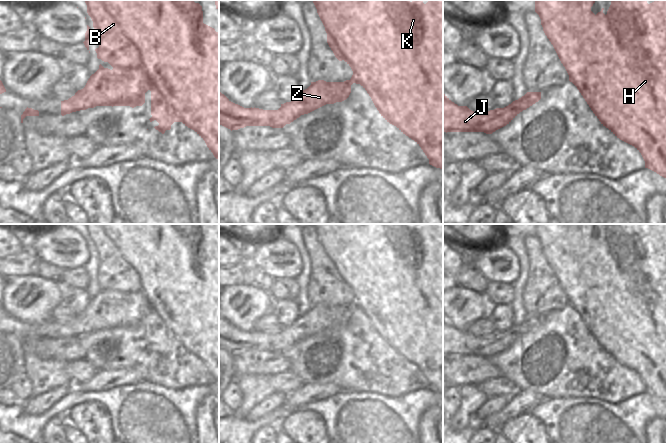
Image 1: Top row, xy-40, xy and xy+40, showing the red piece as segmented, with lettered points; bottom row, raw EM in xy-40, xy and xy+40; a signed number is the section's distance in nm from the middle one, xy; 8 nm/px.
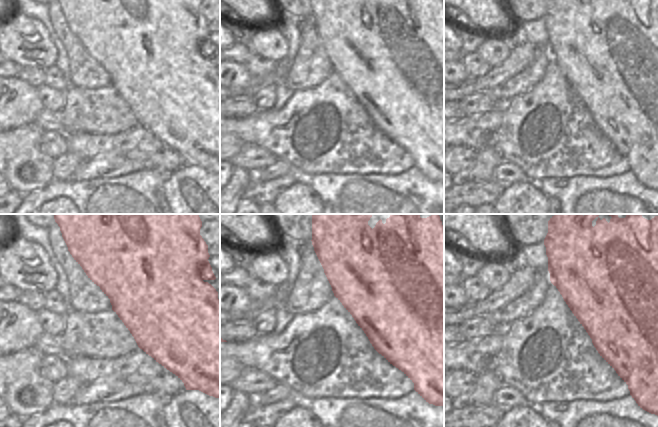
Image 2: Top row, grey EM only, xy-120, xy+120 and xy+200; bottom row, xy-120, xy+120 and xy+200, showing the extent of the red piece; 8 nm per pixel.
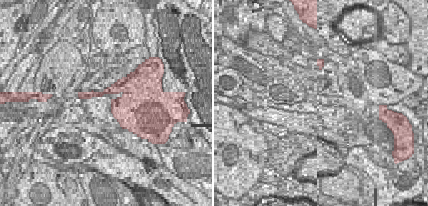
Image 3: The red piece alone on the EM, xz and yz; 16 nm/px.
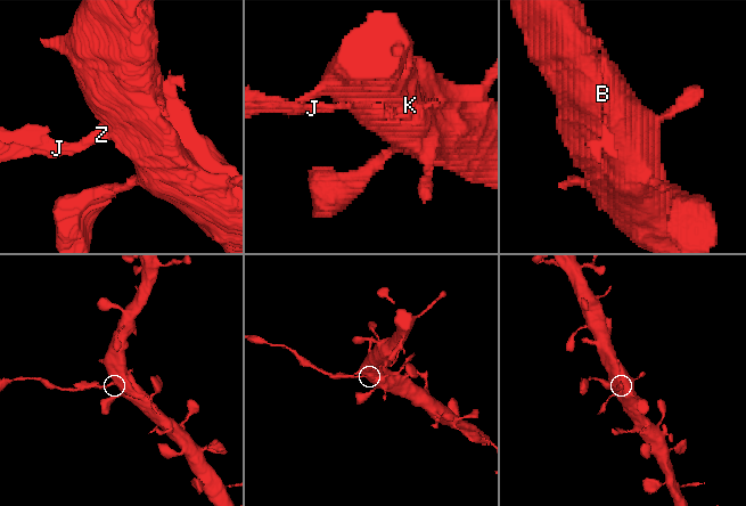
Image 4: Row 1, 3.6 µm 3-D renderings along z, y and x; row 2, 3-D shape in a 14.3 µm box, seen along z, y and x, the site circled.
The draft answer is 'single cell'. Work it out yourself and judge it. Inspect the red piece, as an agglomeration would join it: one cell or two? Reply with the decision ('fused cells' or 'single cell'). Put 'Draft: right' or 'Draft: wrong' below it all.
fused cells
Draft: wrong

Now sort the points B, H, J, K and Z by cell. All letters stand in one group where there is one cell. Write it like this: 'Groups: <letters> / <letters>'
Groups: B H K Z / J.

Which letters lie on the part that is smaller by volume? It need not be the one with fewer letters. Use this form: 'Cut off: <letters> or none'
Cut off: J

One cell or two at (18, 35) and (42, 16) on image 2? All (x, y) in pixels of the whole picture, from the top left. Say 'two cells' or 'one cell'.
two cells

